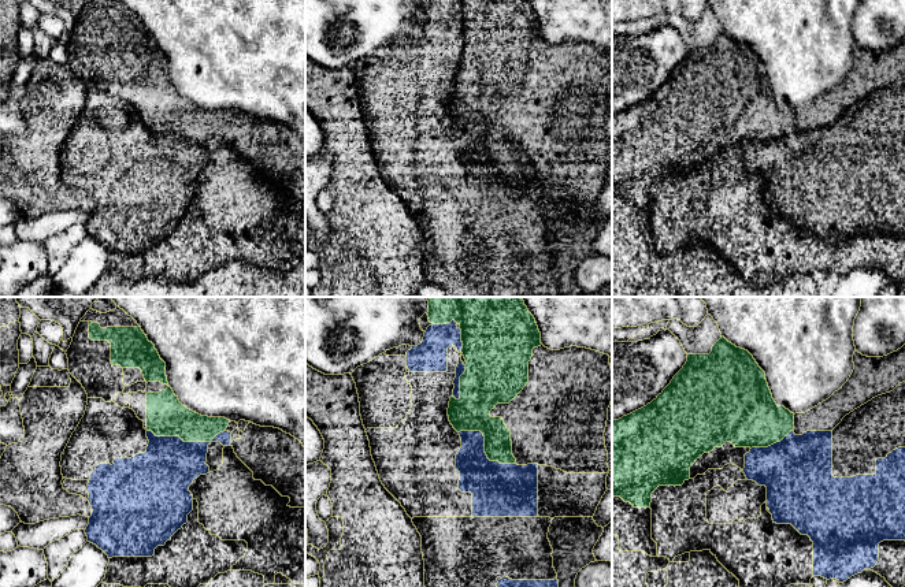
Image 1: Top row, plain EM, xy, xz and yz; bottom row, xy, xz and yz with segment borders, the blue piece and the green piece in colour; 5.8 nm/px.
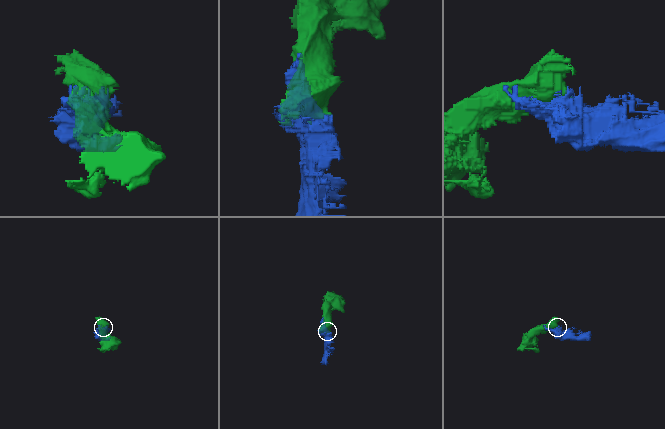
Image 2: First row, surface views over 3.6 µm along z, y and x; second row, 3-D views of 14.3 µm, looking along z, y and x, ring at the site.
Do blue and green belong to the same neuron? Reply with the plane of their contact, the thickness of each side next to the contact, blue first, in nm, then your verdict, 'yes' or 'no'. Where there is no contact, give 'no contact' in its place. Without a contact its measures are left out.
meets blue in xy; 340 nm thick on the blue side, 240 nm on the other; no

